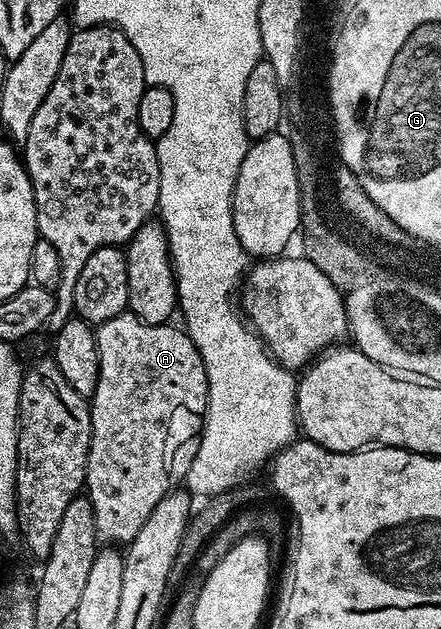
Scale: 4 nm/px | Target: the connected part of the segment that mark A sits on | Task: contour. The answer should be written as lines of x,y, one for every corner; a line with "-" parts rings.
126,310
120,312
115,318
96,325
95,328
97,349
99,350
99,382
95,386
89,406
93,436
89,439
89,461
85,464
85,488
91,506
94,508
98,537
109,546
127,546
135,538
135,534
139,534
139,530
143,530
143,522
147,522
147,518
151,518
155,506
159,506
159,502
163,502
165,495
174,491
184,481
201,441
201,430
205,427
205,412
209,409
207,370
203,366
203,358
199,354
195,342
191,342
188,332
180,327
177,327
178,329
173,327
172,323
148,324

